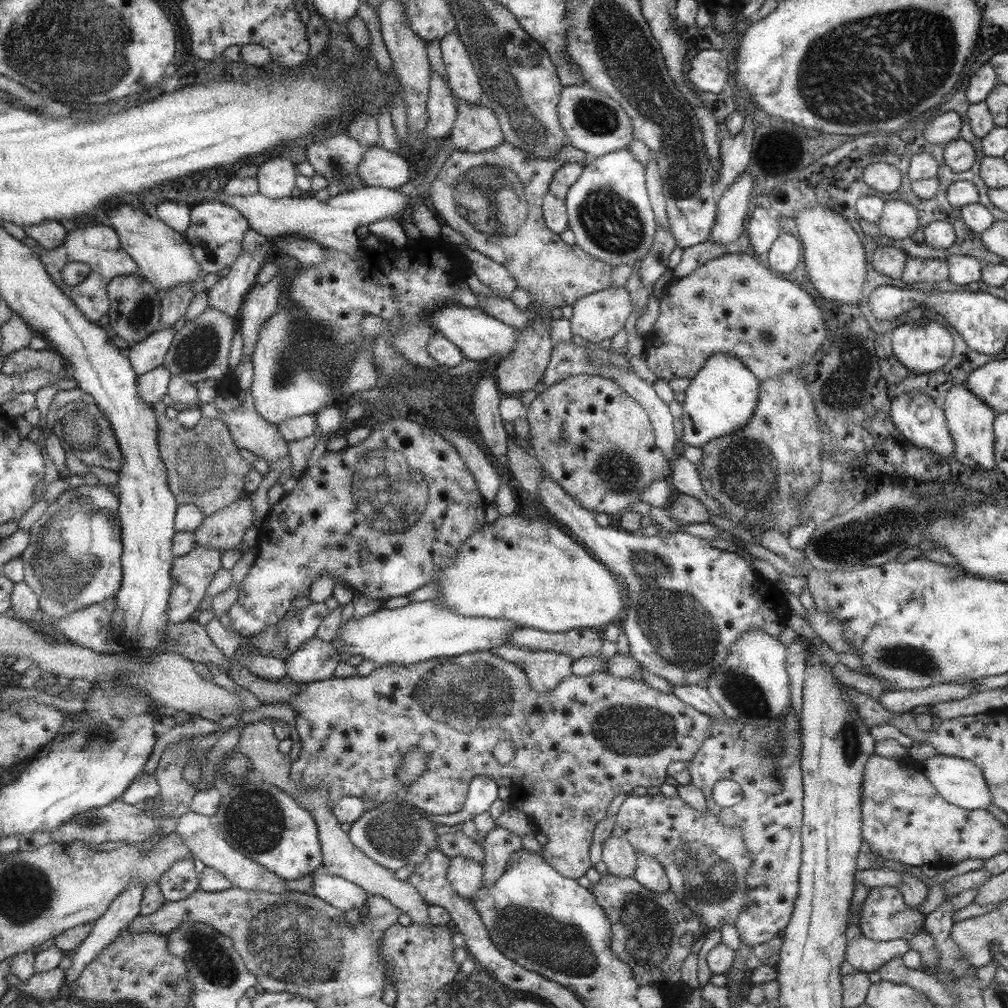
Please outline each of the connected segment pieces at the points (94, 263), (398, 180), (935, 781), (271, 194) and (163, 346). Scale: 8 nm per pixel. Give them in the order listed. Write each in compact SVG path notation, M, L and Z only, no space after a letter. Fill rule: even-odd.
M91 224L87 230L75 228L68 232L64 244L54 249L44 249L38 247L41 261L45 265L45 269L49 272L49 276L53 278L55 284L81 309L89 320L98 323L103 316L110 314L111 299L108 295L108 286L121 276L131 276L140 273L140 266L131 257L131 255L124 250L121 245L121 240L117 231L115 231L110 224L105 226L97 226ZM69 262L81 262L89 265L91 268L90 274L76 286L69 286L63 282L61 270L69 264Z
M381 144L365 149L358 173L367 187L389 189L397 189L415 178L409 162L398 153L385 150Z
M937 753L937 756L929 756L919 764L922 764L922 773L935 792L949 804L964 808L965 811L985 809L991 804L992 795L984 780L984 775L971 761Z
M274 157L259 166L255 175L261 194L275 200L291 197L295 190L298 167L291 160Z
M165 327L141 343L129 346L126 353L139 376L164 364L176 336L174 327Z

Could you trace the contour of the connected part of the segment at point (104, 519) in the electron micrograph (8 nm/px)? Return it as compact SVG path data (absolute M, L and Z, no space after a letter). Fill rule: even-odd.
M105 484L70 487L68 492L48 506L43 516L30 527L31 542L21 556L24 564L24 580L38 594L45 620L52 622L69 616L72 612L115 597L120 592L124 579L122 567L124 544L119 502L119 496L115 496Z

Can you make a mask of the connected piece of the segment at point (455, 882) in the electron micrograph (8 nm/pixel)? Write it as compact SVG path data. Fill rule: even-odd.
M456 856L448 862L447 880L451 888L464 899L470 900L470 896L482 884L482 876L483 866L469 857Z

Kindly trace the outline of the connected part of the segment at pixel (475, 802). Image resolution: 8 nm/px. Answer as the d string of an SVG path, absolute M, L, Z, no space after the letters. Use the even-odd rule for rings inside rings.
M485 775L472 776L468 784L465 802L455 814L433 815L421 811L421 816L433 824L454 826L465 821L471 821L476 815L487 812L491 803L497 798L497 785L492 778Z

